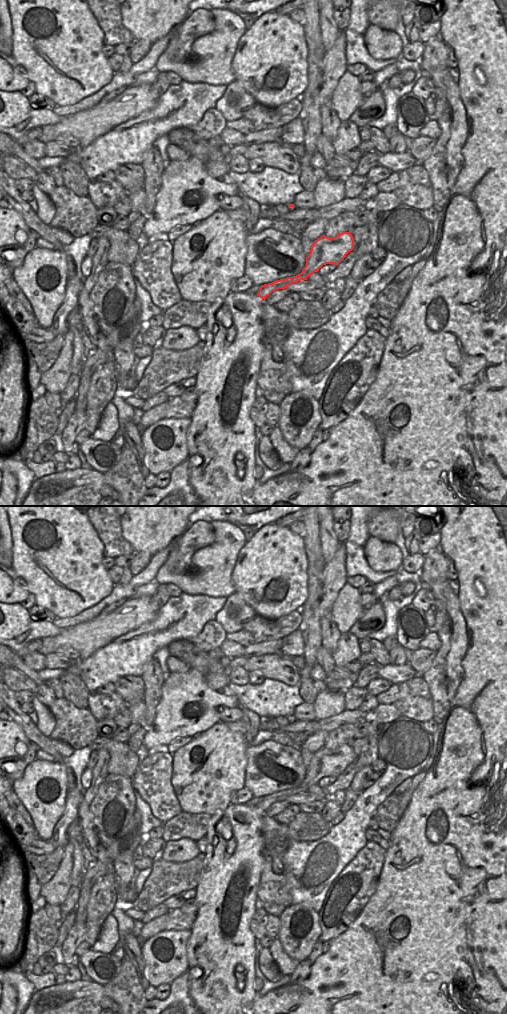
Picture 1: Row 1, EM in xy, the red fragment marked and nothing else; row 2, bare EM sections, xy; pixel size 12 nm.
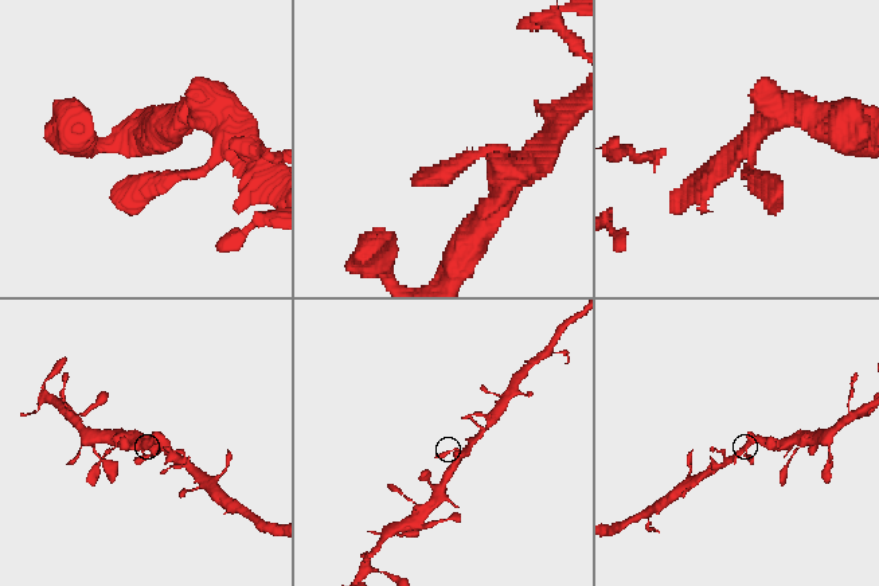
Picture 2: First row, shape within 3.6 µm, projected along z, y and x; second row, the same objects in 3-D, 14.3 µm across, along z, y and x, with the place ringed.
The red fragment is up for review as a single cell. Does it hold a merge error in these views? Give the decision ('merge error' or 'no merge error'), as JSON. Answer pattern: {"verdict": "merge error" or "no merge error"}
{"verdict": "no merge error"}

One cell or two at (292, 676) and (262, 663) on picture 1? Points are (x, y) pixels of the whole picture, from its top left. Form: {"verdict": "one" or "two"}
{"verdict": "one"}

